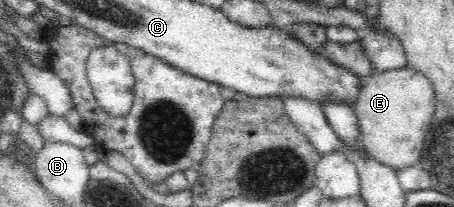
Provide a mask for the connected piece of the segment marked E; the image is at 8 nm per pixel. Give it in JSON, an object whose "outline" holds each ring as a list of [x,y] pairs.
{"outline":[[[404,66],[373,73],[361,81],[361,89],[351,106],[357,114],[363,146],[369,156],[395,171],[419,165],[435,111],[435,92],[429,78]]]}

